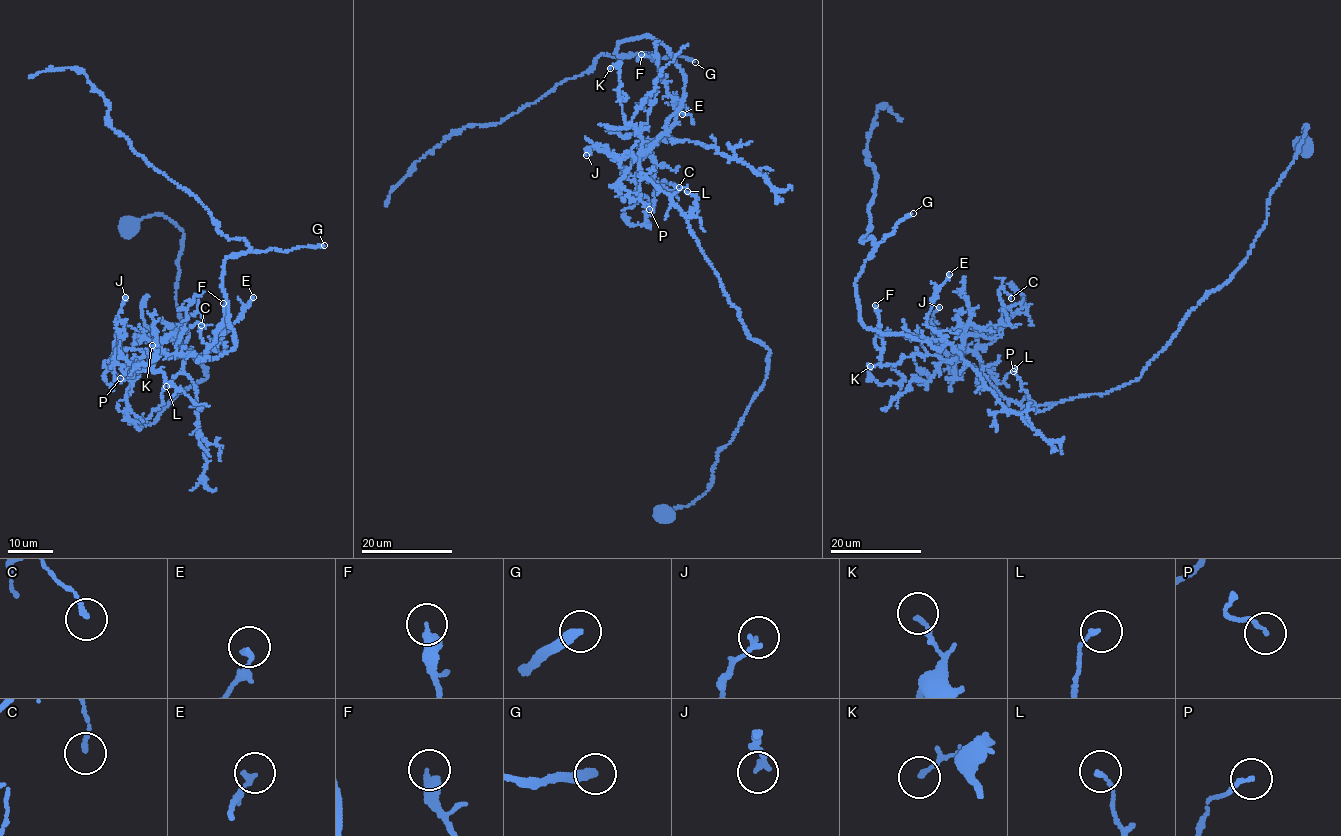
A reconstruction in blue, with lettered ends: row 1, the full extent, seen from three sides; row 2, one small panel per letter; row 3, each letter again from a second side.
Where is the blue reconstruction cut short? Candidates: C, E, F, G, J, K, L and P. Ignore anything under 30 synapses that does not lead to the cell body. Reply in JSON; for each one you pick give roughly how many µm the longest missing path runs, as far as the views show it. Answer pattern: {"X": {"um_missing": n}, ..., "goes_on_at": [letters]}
{"G": {"um_missing": 120}, "goes_on_at": ["G"]}

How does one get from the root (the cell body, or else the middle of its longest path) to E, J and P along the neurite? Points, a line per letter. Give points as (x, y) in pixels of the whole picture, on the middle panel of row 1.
E: (661, 514), (710, 487), (771, 352), (748, 337), (680, 208), (640, 167), (674, 122), (675, 95), (682, 114)
J: (661, 514), (710, 487), (771, 352), (748, 337), (680, 208), (638, 160), (598, 144), (586, 155)
P: (661, 514), (710, 487), (771, 352), (748, 337), (639, 156), (621, 187), (649, 209)

